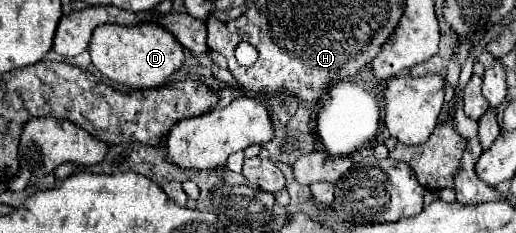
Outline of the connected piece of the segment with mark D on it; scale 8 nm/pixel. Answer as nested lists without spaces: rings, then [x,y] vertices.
[[[114,23],[98,25],[92,33],[88,51],[94,67],[102,75],[136,89],[164,85],[168,77],[176,73],[184,63],[184,47],[176,41],[176,37],[170,31],[156,23],[140,23],[128,27]]]

